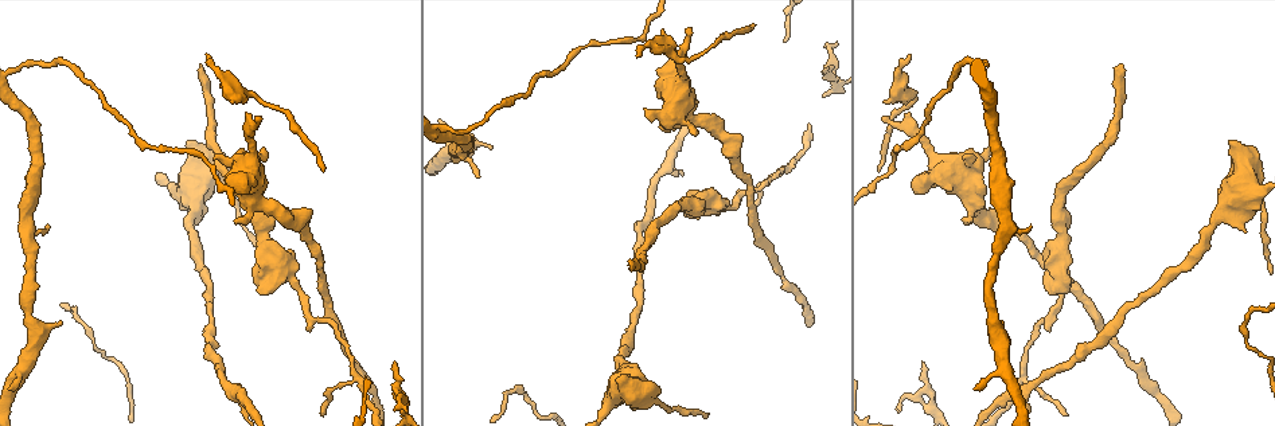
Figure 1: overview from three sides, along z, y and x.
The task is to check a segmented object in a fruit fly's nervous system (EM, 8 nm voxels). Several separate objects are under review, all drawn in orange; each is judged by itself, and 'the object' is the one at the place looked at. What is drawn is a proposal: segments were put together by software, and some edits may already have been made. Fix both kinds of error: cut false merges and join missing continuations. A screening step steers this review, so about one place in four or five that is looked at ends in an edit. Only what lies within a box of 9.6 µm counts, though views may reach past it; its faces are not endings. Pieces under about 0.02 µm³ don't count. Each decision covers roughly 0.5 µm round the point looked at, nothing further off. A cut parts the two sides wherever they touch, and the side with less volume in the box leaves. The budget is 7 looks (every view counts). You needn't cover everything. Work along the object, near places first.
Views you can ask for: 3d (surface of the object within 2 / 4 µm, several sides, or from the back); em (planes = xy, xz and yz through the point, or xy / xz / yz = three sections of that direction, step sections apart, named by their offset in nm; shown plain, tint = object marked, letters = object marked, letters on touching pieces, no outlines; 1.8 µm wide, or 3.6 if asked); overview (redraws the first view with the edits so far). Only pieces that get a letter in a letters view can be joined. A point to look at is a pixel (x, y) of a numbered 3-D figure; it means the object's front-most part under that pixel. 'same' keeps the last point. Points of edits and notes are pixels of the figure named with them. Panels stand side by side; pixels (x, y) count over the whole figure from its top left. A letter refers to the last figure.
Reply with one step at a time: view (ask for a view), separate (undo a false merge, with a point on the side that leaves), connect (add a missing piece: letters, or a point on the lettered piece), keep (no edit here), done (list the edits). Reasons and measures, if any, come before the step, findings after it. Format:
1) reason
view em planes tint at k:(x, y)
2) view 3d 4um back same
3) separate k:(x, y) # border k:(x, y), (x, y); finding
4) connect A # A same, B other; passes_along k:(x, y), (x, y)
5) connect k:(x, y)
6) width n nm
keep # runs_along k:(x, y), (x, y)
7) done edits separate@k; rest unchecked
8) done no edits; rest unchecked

long arm stops here
view 3d 2um at 1:(1122, 64)

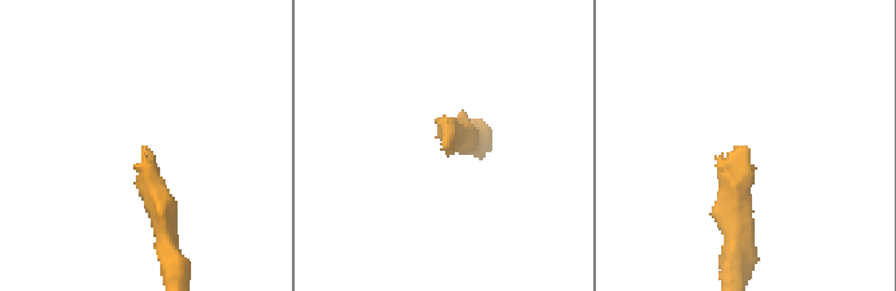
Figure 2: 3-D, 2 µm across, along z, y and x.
need the tissue
view em yz step 8 tint at 2:(143, 149)

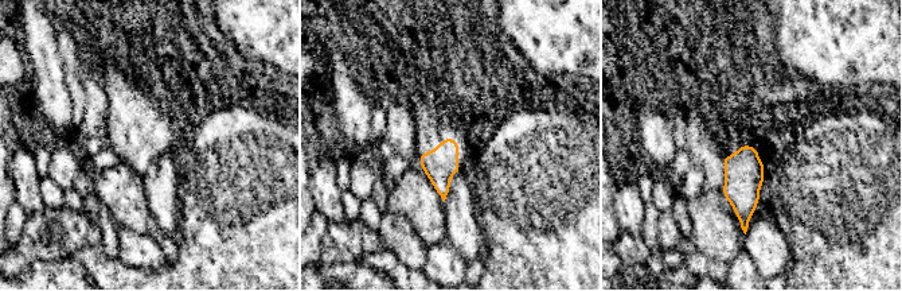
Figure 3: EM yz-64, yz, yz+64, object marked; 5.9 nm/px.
view em planes letters same

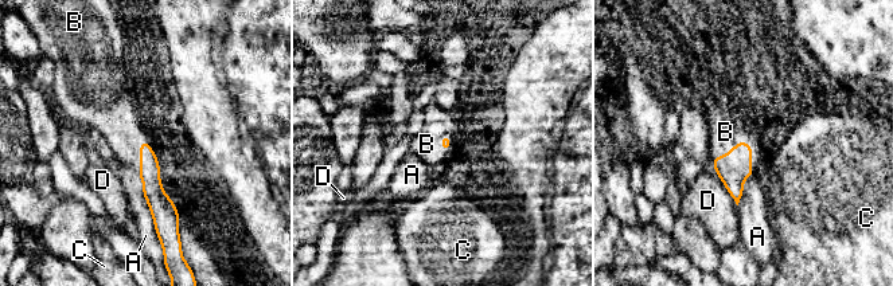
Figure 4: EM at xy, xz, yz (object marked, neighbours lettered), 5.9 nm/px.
longest_contact A 400 nm
connect 4:(725, 132) # A other, B same, C other, D other; passes_along 4:(733, 168), (745, 142), (725, 132); it goes on there

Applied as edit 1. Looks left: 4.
see it whole again
view overview

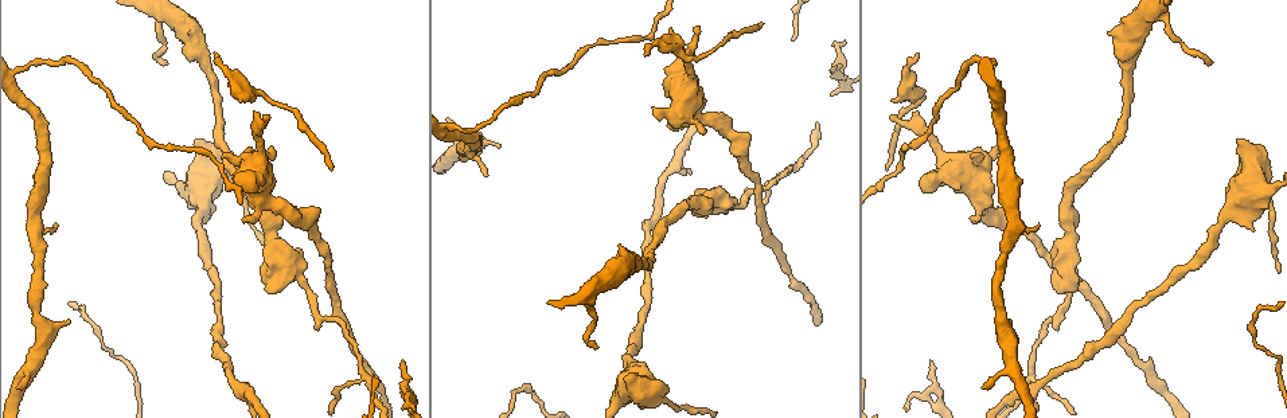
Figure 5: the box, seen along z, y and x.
thick turns thin
view 3d 4um at 5:(216, 175)

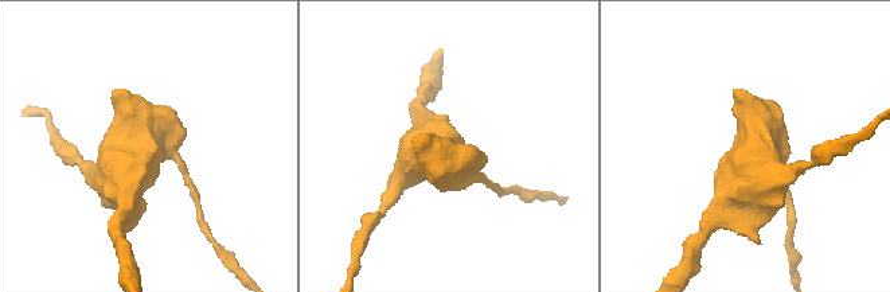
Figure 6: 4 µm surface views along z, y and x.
shape alone is not enough
view em 3.6um planes tint at 6:(767, 151)

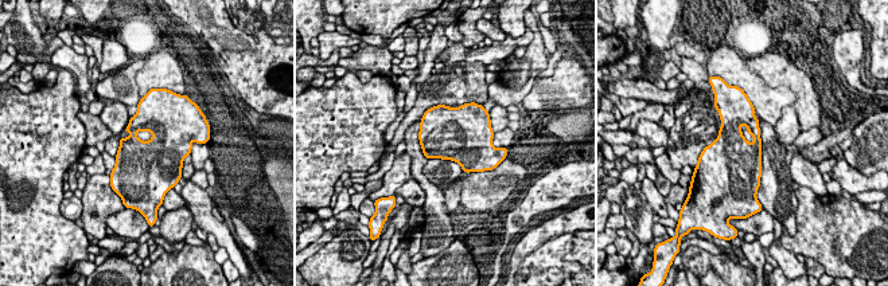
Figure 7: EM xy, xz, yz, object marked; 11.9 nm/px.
what lies round it
view em 3.6um planes letters same

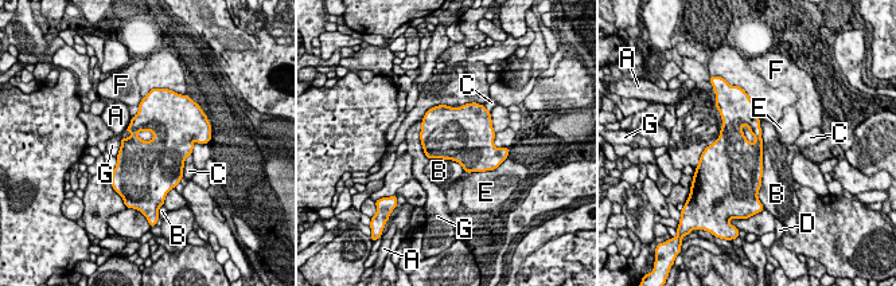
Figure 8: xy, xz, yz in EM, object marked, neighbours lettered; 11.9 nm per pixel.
width 600 nm
keep # A other, B other, C other, D other, E other, F other, G other; border 8:(760, 120), (762, 185), (758, 191); one neuron here

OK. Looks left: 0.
done edits connect@4; rest unchecked

